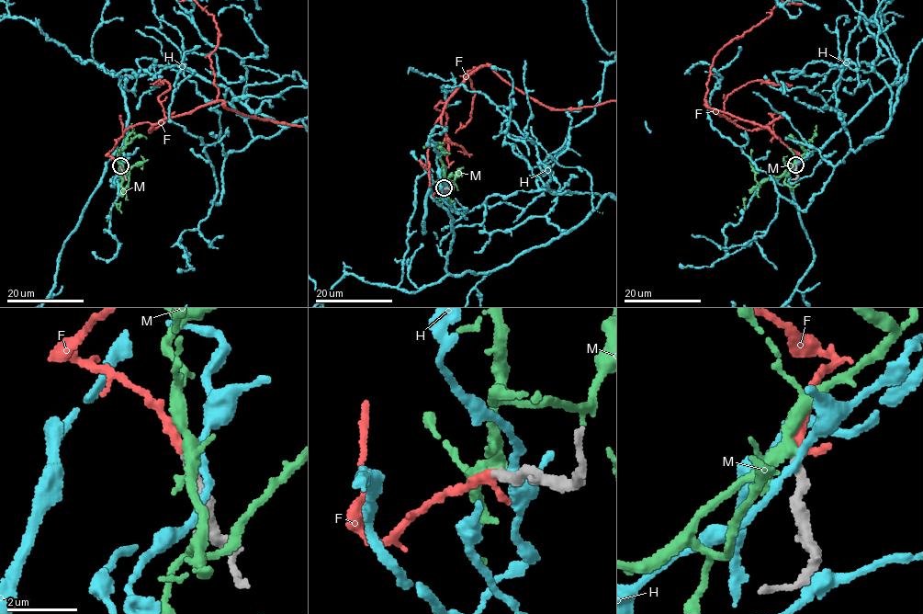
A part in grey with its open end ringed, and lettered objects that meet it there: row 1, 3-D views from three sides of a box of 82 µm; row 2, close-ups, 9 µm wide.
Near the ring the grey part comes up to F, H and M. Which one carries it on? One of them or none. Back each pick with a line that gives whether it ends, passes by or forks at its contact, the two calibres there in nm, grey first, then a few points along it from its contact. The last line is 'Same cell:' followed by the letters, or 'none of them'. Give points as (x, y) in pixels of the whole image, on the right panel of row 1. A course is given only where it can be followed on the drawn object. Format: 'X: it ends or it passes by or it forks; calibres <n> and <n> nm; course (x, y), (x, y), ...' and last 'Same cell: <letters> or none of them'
F: it ends; calibres 320 and 320 nm
Same cell: F

